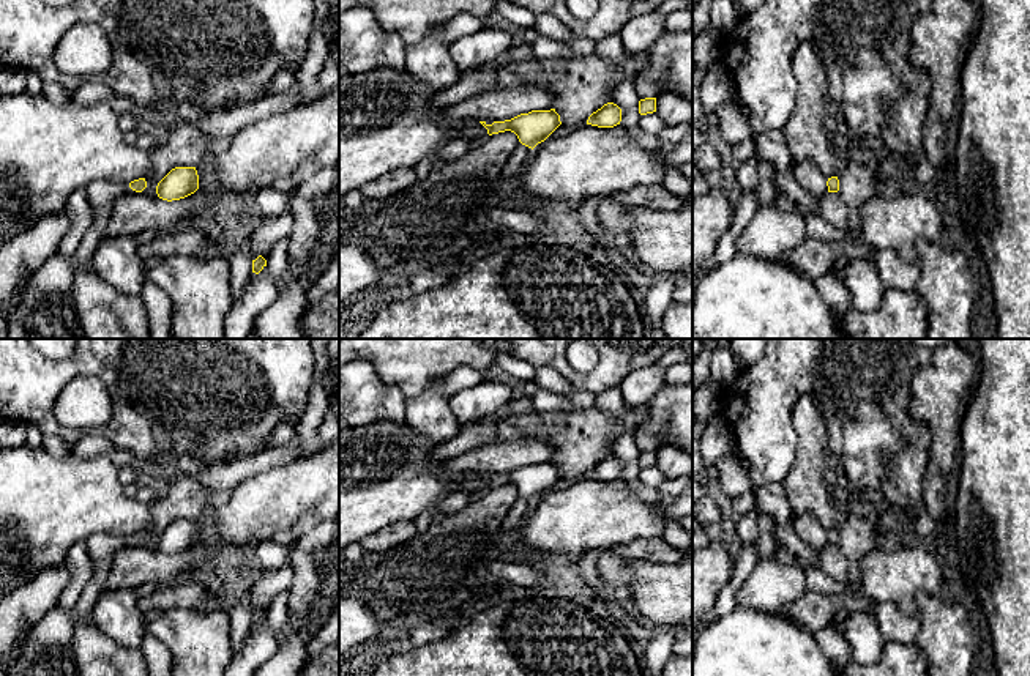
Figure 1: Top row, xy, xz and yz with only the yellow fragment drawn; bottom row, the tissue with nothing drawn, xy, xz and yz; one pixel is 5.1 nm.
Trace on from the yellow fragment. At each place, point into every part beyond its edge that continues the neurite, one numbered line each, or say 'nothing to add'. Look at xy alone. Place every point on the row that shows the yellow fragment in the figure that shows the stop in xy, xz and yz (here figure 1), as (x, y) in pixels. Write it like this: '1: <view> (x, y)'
1: xy (57, 274)

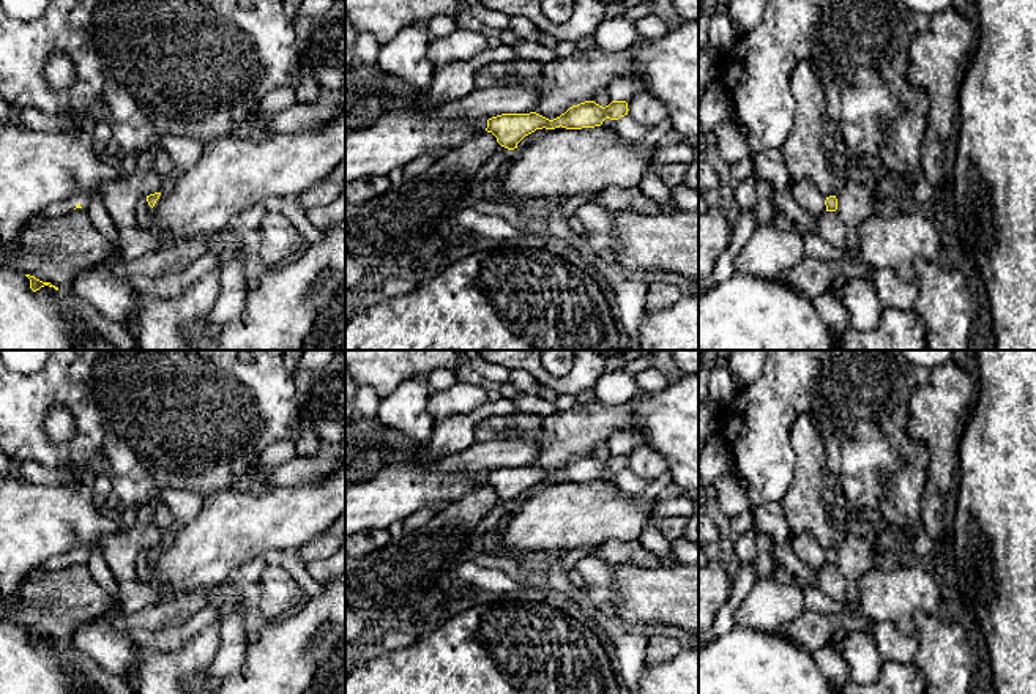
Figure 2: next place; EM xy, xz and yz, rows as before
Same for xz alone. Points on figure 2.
nothing to add

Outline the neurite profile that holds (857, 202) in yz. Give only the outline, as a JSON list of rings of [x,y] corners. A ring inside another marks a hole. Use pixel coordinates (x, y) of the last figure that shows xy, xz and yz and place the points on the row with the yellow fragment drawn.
[[[848,174],[844,175],[844,183],[836,194],[836,213],[847,229],[858,229],[867,218],[886,211],[886,205],[875,199],[875,191],[875,186],[863,185]]]

